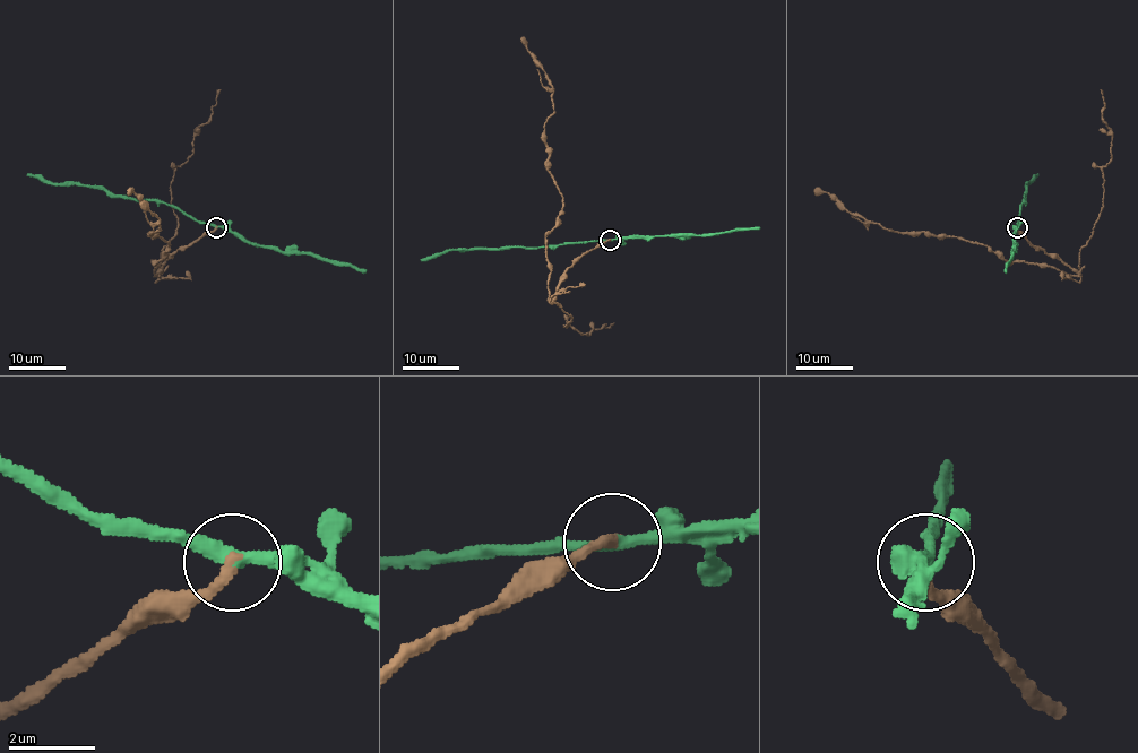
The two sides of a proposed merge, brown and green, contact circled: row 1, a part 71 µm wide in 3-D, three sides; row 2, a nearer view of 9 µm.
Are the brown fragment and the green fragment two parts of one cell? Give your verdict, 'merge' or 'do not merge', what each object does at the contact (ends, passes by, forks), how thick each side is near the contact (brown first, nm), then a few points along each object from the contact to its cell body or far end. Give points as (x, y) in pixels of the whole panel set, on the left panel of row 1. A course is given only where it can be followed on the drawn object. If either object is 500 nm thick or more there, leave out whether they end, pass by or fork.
do not merge | brown ends | green passes by | 260/280 nm | brown via (216, 227), (180, 248), (156, 276), (153, 261), (169, 243), (151, 232), (160, 228), (158, 219), (129, 189) | green via (216, 227), (197, 222), (162, 202), (111, 198), (102, 189), (51, 185), (27, 174)

